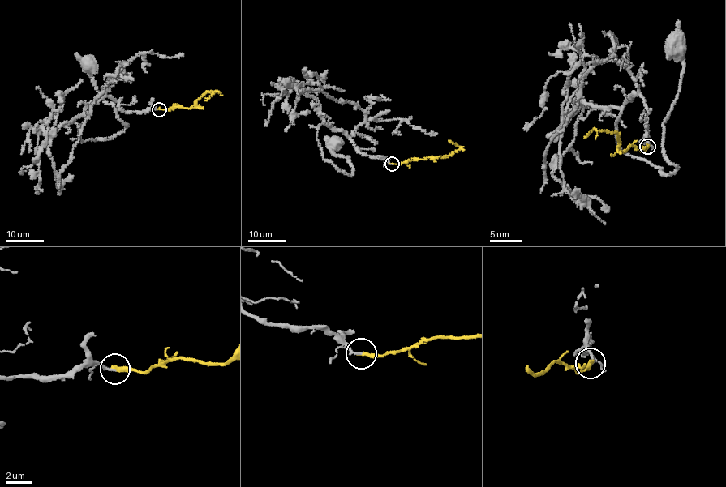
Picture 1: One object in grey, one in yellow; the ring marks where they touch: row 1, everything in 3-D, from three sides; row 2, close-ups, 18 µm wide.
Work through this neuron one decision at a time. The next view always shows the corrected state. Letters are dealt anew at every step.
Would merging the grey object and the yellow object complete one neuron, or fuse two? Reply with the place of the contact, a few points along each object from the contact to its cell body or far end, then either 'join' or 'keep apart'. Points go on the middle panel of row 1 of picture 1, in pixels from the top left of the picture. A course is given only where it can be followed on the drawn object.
(392, 164) | grey via (391, 164), (360, 153), (346, 134), (320, 123), (323, 157), (350, 174), (333, 141) | yellow via (392, 163), (401, 164), (412, 159), (448, 156), (459, 147), (448, 141) | join

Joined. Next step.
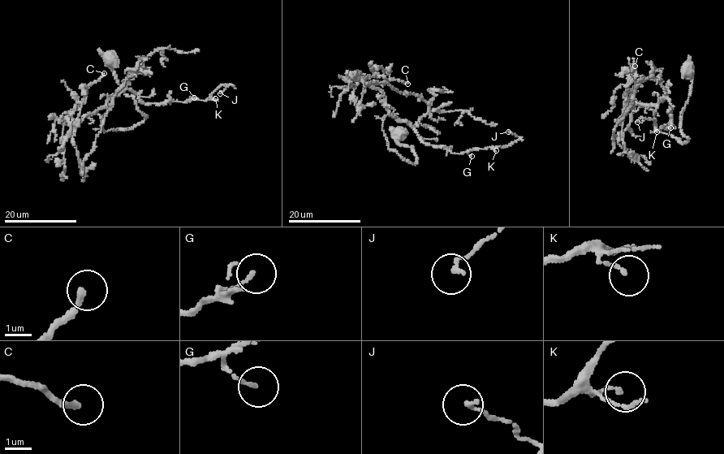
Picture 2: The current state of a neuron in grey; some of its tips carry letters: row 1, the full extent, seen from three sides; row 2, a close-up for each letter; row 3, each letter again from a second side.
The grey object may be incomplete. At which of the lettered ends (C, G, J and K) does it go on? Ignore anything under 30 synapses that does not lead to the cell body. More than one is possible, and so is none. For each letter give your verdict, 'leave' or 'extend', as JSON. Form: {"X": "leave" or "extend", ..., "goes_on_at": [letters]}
{"C": "extend", "G": "leave", "J": "leave", "K": "leave", "goes_on_at": ["C"]}

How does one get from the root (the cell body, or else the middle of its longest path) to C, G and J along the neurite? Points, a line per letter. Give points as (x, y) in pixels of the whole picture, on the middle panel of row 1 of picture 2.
C: (398, 131), (415, 163), (389, 148), (383, 121), (394, 116), (363, 79), (407, 84)
G: (398, 131), (395, 141), (411, 147), (412, 164), (389, 148), (387, 114), (425, 143), (471, 156)
J: (398, 131), (412, 164), (389, 148), (387, 114), (452, 153), (508, 146), (518, 138), (508, 131)

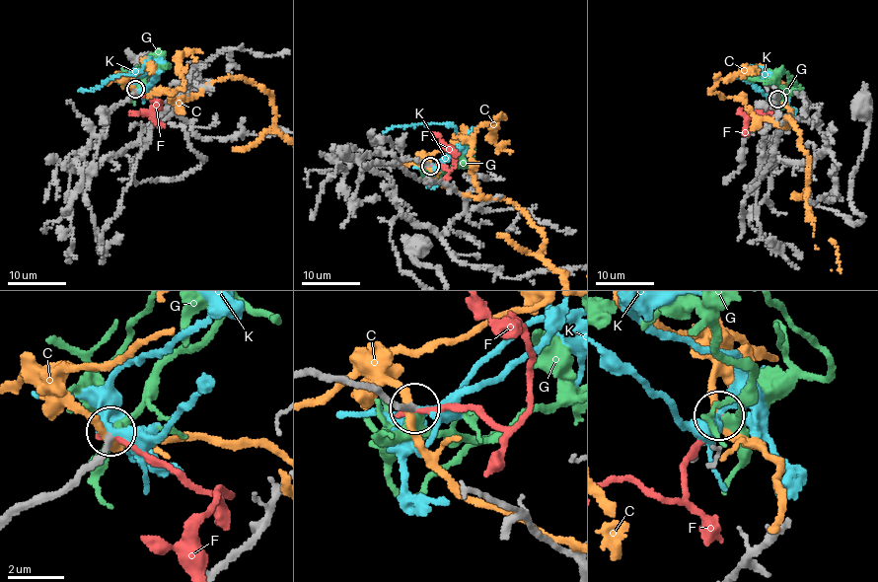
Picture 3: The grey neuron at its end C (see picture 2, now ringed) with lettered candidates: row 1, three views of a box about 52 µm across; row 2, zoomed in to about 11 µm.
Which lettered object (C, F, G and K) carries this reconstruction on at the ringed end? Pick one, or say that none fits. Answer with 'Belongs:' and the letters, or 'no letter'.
Belongs: K

